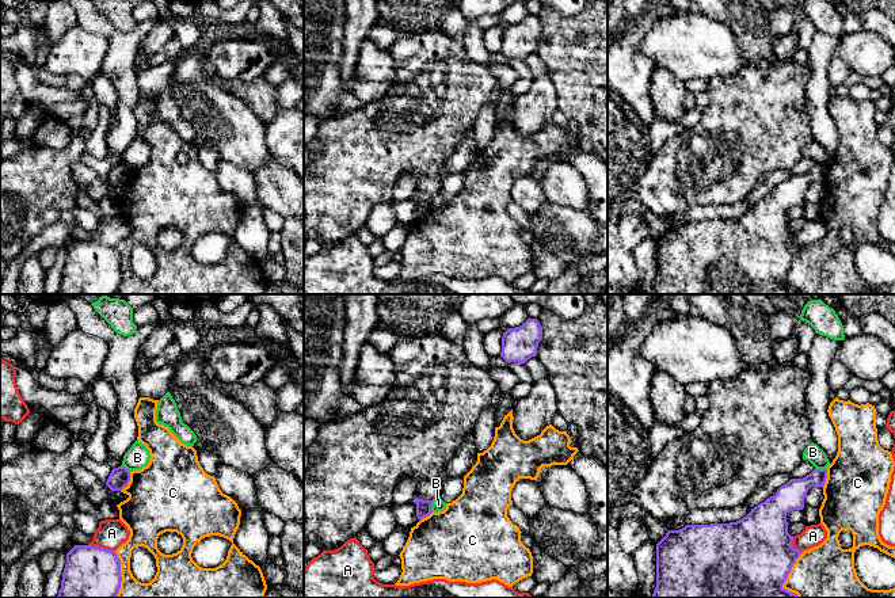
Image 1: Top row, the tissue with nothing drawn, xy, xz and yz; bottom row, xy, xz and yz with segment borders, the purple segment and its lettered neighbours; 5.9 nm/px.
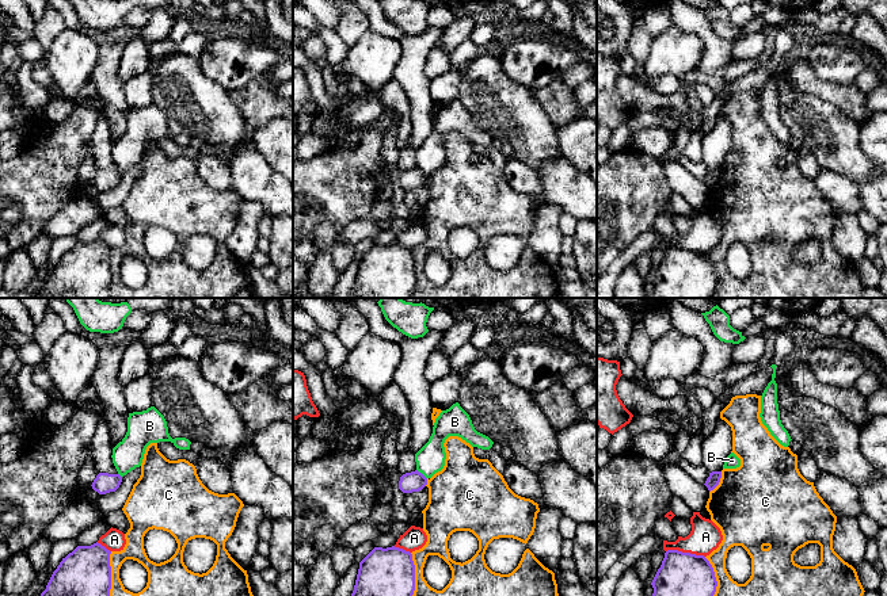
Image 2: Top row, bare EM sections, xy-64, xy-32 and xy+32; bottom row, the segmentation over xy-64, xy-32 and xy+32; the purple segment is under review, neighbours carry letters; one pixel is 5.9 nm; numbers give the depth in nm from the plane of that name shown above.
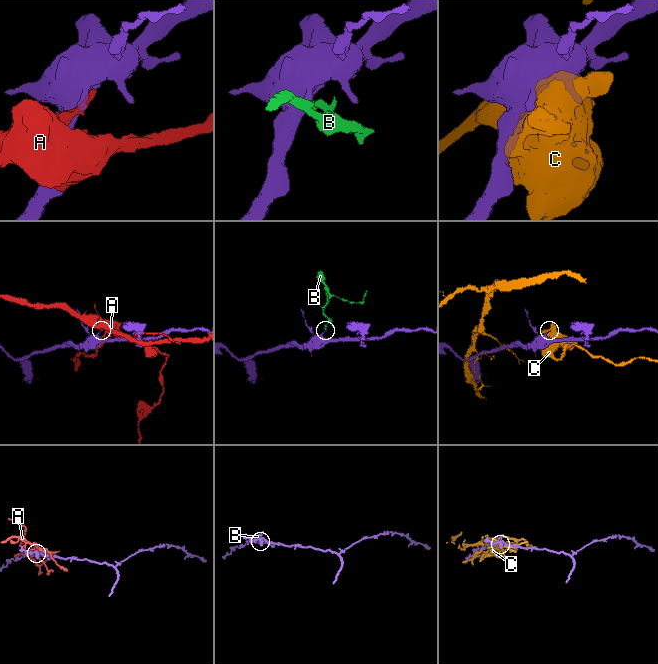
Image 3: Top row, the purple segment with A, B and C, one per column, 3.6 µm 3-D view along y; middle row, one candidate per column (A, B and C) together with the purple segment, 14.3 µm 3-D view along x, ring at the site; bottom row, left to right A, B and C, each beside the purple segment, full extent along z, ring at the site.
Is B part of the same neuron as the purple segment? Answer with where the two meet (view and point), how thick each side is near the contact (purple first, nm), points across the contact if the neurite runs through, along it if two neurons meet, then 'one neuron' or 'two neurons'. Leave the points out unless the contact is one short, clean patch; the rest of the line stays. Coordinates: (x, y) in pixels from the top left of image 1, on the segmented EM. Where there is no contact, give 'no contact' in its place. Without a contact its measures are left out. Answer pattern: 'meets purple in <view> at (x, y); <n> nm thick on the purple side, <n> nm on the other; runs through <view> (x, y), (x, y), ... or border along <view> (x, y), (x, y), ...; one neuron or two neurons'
meets purple in xz at (431, 505); 100 nm thick on the purple side, 80 nm on the other; border along xz (433, 501), (431, 511); two neurons

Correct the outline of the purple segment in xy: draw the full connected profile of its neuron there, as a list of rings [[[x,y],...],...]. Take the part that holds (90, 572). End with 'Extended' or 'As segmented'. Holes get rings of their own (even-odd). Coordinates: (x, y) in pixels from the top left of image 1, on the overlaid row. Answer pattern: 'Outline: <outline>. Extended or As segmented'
Outline: [[[75,545],[66,553],[57,598],[115,598],[121,582],[121,560],[115,551]]]. As segmented

